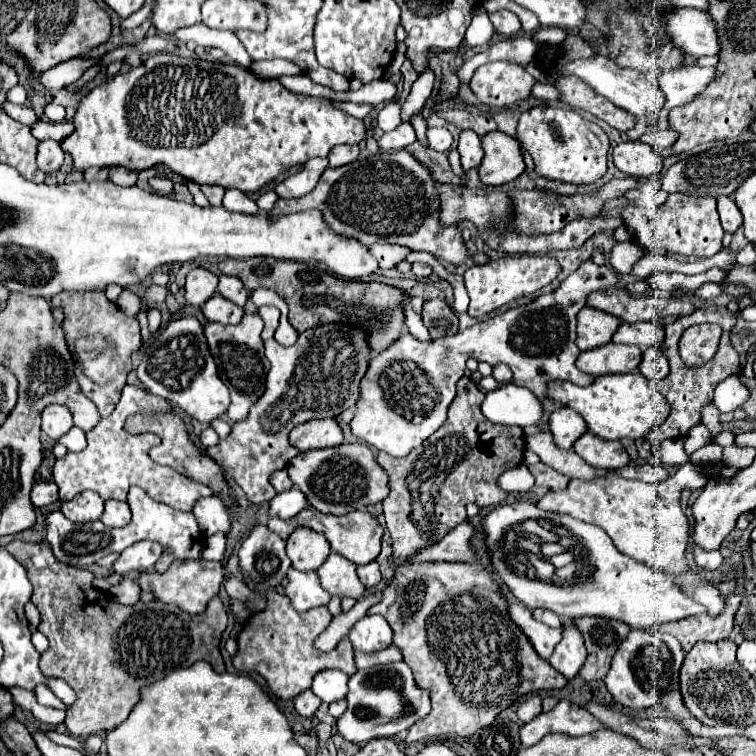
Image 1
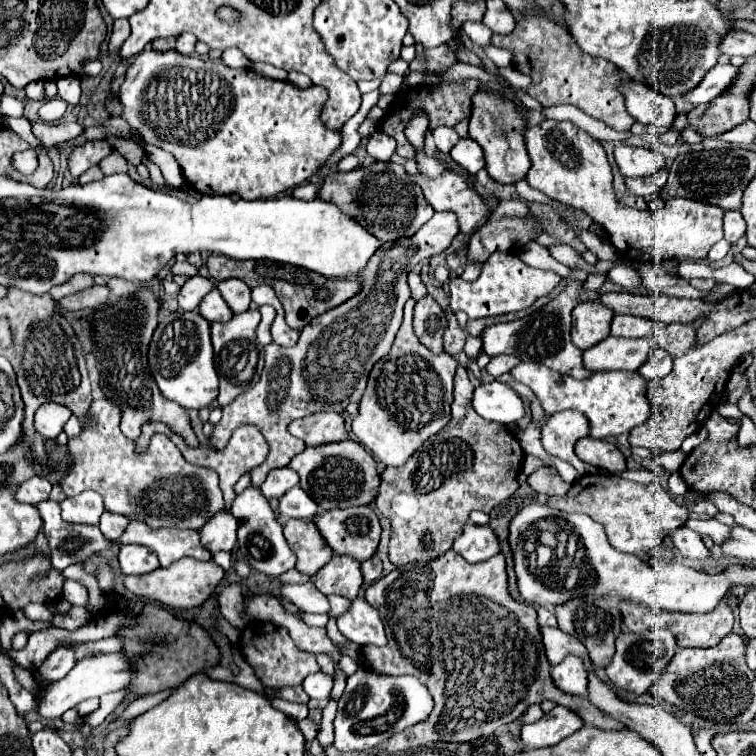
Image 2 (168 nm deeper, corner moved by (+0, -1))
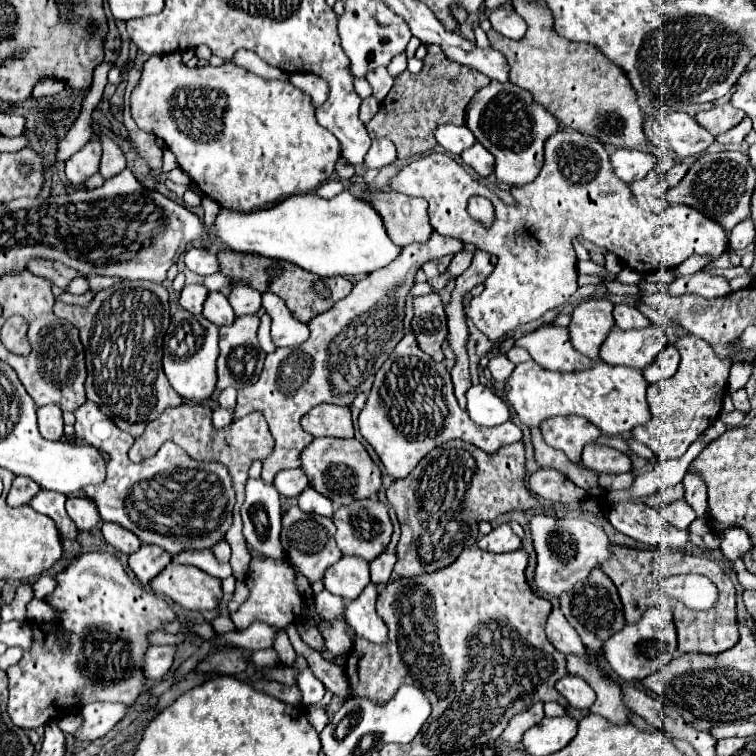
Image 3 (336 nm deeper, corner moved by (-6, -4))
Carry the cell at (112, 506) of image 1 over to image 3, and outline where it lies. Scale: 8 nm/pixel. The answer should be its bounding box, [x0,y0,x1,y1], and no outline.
[101,522,141,554]

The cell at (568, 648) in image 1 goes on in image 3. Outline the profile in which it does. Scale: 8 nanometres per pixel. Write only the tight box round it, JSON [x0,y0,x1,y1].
[555,674,595,710]

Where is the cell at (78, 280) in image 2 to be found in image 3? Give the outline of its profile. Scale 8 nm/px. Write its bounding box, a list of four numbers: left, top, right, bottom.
[27,260,79,290]

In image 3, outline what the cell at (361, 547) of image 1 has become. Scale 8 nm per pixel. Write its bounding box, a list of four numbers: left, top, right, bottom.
[333,496,393,562]

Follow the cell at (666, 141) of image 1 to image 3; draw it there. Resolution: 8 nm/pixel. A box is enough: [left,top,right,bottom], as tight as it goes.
[715,118,751,144]

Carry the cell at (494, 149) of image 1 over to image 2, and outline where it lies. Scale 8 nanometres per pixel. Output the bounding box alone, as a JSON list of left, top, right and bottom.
[469,89,531,183]

